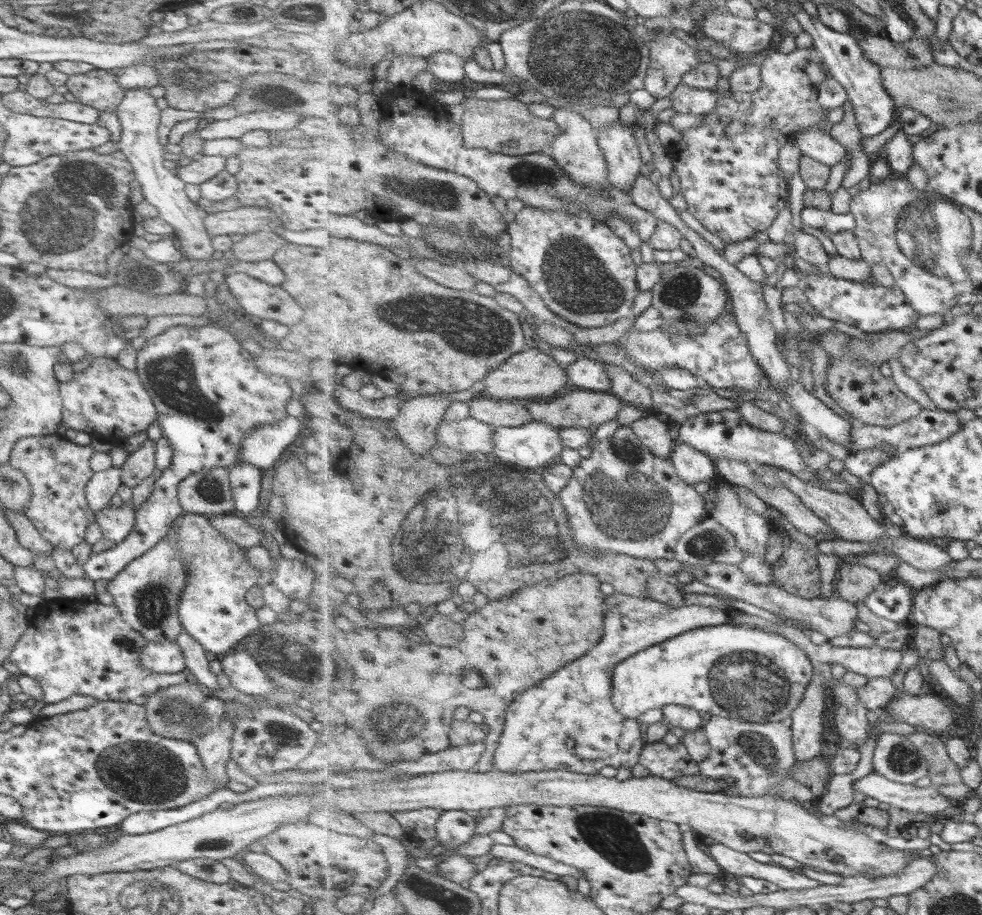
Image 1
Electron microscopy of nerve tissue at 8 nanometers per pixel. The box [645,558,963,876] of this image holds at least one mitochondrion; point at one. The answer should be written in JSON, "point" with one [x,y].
{"point":[753,684]}

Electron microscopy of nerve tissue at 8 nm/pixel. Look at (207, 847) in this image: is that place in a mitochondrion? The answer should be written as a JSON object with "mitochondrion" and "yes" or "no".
{"mitochondrion":"yes"}

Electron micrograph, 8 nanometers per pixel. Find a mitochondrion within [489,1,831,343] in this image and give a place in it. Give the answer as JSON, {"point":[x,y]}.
{"point":[582,50]}

